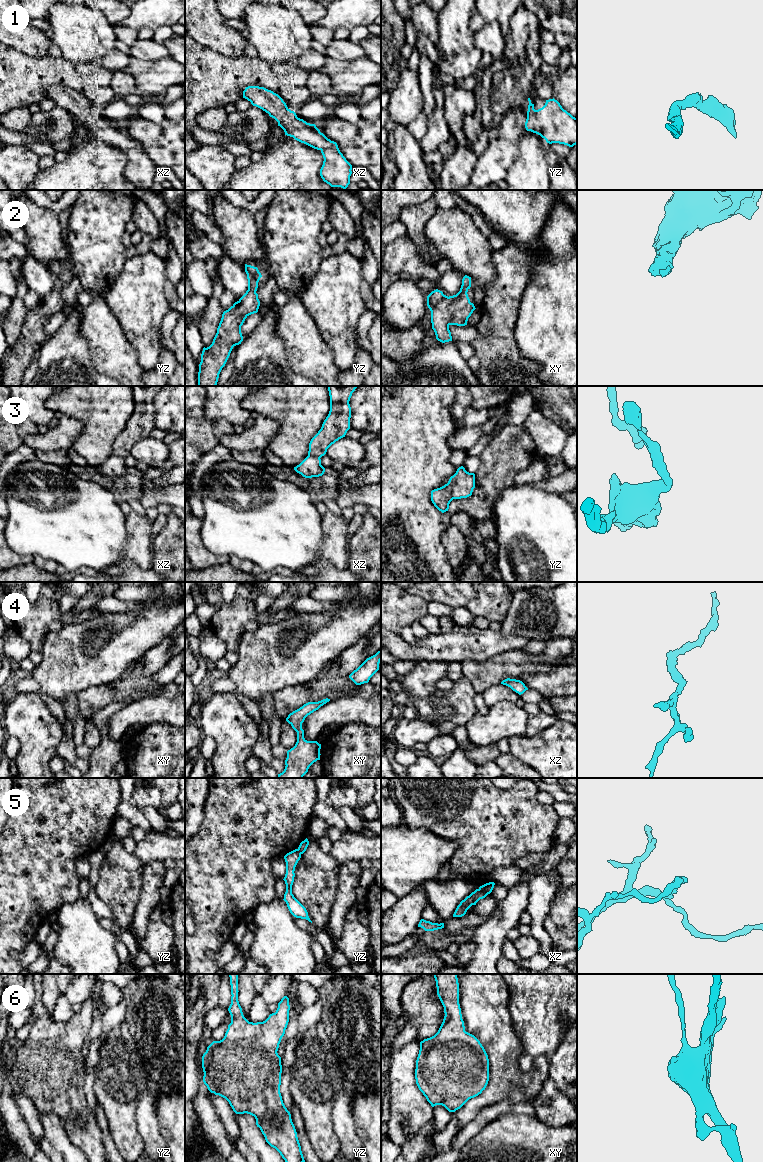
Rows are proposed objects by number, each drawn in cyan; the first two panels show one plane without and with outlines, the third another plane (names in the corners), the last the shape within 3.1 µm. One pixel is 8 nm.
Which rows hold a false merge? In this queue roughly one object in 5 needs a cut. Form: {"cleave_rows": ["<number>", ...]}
{"cleave_rows": ["5"]}

